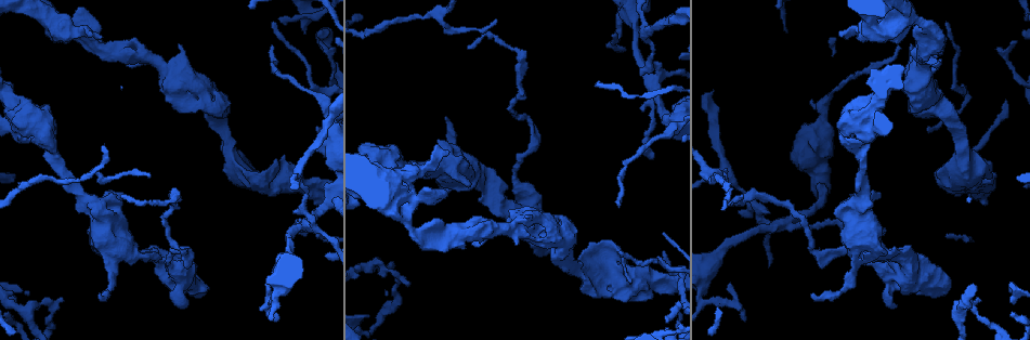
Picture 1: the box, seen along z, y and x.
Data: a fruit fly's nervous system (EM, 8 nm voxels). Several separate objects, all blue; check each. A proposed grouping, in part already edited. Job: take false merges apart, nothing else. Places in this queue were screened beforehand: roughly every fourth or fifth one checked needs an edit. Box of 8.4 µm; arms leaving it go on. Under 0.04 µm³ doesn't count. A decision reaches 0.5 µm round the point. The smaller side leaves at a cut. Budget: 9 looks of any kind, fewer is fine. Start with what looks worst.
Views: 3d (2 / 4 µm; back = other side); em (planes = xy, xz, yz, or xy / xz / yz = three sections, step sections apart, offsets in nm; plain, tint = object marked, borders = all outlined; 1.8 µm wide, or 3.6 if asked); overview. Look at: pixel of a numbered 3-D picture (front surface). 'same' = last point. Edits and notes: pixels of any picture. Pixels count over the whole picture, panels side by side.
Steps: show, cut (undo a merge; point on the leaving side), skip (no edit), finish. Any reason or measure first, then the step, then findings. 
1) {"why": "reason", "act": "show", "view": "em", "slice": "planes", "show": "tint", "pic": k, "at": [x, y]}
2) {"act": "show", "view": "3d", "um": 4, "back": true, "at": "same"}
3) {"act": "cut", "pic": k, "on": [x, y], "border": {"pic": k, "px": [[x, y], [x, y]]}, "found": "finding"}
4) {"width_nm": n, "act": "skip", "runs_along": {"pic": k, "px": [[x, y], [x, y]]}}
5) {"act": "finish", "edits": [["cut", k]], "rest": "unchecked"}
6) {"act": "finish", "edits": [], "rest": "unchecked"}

{"why": "sharp bend", "act": "show", "view": "em", "slice": "xy", "step": 16, "show": "tint", "pic": 1, "at": [777, 225]}

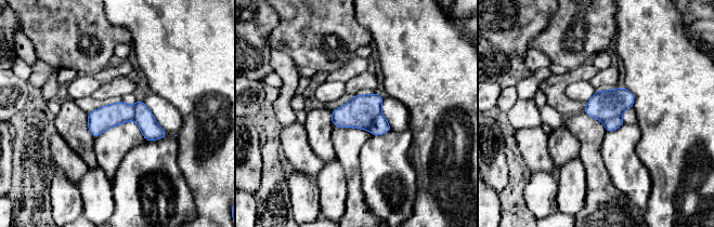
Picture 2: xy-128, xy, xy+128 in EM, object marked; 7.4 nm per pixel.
{"act": "show", "view": "em", "slice": "planes", "show": "tint", "at": "same"}

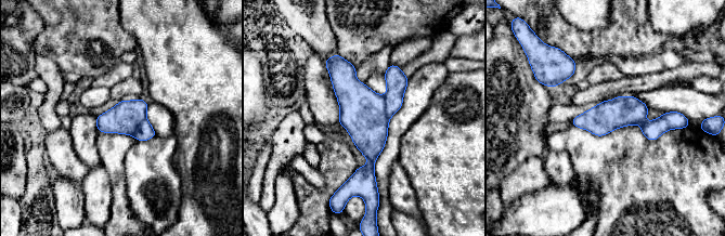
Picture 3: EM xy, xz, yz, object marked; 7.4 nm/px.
{"act": "cut", "pic": 3, "on": [396, 80], "found": "two neurons meet here"}

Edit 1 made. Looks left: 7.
{"act": "show", "view": "overview"}

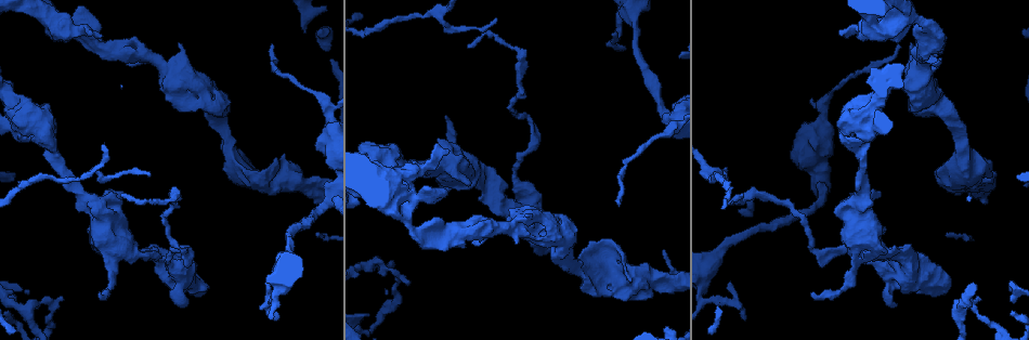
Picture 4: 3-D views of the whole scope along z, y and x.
{"why": "arms part here", "act": "show", "view": "em", "slice": "planes", "show": "tint", "pic": 4, "at": [629, 279]}

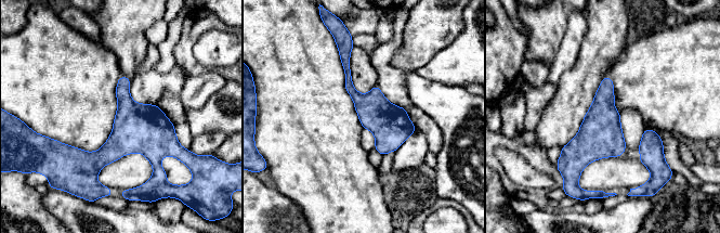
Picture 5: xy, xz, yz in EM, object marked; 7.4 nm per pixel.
{"act": "skip", "found": "one neuron here"}

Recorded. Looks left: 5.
{"why": "closes a loop", "act": "show", "view": "3d", "um": 2, "pic": 4, "at": [55, 12]}

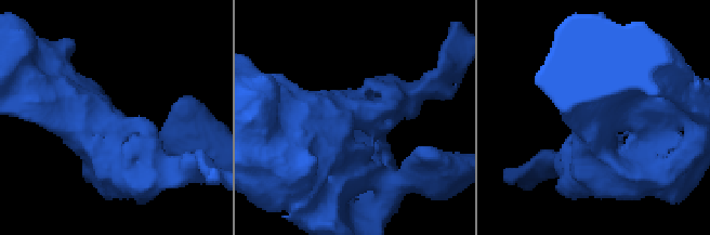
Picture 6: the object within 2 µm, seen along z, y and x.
{"act": "show", "view": "em", "slice": "planes", "show": "tint", "pic": 6, "at": [349, 150]}

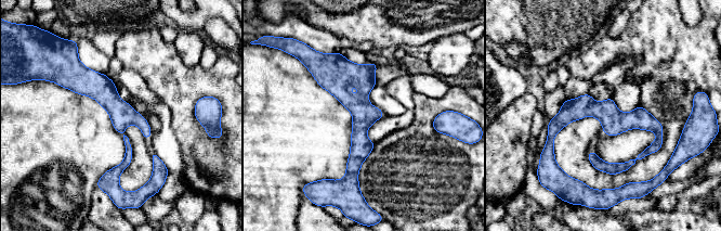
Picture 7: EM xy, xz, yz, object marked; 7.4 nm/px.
{"act": "skip", "runs_along": {"pic": 7, "px": [[337, 56], [358, 110], [352, 179]]}, "found": "continuous, no second neuron"}

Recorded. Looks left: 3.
{"why": "abrupt turn", "act": "show", "view": "3d", "um": 2, "pic": 4, "at": [204, 106]}

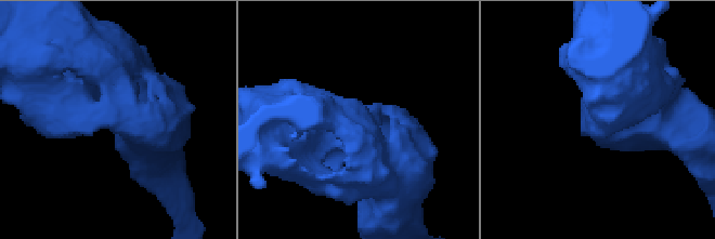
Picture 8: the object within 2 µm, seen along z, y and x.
{"act": "show", "view": "em", "slice": "xy", "step": 16, "show": "plain", "at": "same"}

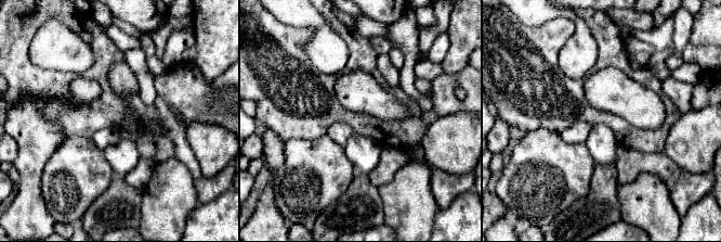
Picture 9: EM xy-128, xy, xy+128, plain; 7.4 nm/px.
{"why": "what lies round it", "act": "show", "view": "em", "slice": "xy", "step": 16, "show": "borders", "at": "same"}

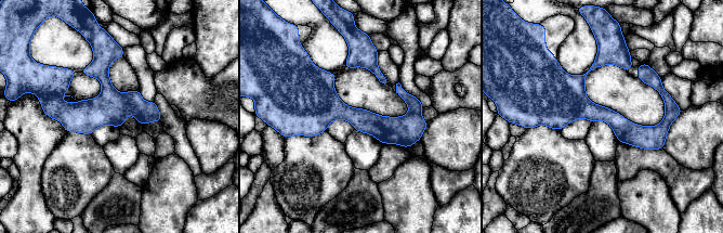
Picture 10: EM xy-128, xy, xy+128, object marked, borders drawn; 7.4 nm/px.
{"act": "skip", "runs_along": {"pic": 10, "px": [[296, 112], [423, 125]]}, "found": "one neuron here"}

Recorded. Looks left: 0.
{"act": "finish", "edits": [["cut", 3]], "rest": "unchecked"}

